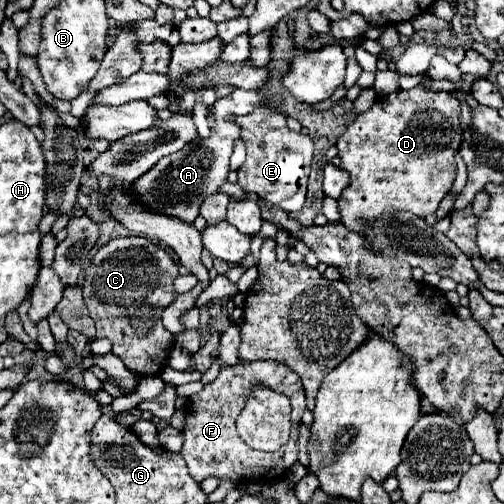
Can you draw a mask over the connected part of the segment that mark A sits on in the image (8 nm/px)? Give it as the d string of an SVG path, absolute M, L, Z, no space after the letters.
M235 88L231 96L215 102L215 128L207 140L191 144L191 148L183 148L183 152L175 152L159 160L155 168L145 172L141 178L133 182L133 192L143 200L143 204L151 204L151 208L159 208L159 212L167 212L167 216L179 216L181 220L193 222L199 214L201 202L219 192L219 186L227 180L229 174L229 156L233 152L233 142L239 138L239 128L227 120L231 114L249 114L257 106L273 108L271 100L267 100L259 90L243 90Z

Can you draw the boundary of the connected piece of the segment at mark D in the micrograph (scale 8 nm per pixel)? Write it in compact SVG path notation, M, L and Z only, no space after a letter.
M421 86L377 96L373 106L339 136L341 168L349 172L349 186L339 198L341 222L363 232L367 220L383 212L407 210L427 216L451 190L457 174L455 152L461 144L461 106L449 92L429 92Z

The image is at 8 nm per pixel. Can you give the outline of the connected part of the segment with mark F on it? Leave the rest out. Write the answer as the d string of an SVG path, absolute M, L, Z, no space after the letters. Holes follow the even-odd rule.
M259 360L251 364L239 362L235 368L223 368L217 380L207 384L199 394L191 396L185 408L187 424L185 424L185 444L181 450L181 456L187 462L189 474L203 482L205 478L219 478L219 480L275 480L285 476L287 468L297 458L297 438L299 438L299 424L301 414L305 410L305 392L301 386L301 378L297 372L289 370L285 364L277 364L275 360ZM251 384L267 384L267 388L275 392L283 392L291 400L293 408L293 428L291 438L285 446L281 446L277 452L261 452L249 448L243 440L239 440L235 430L235 420L239 412L243 410L243 404L247 402L247 392L251 390Z

